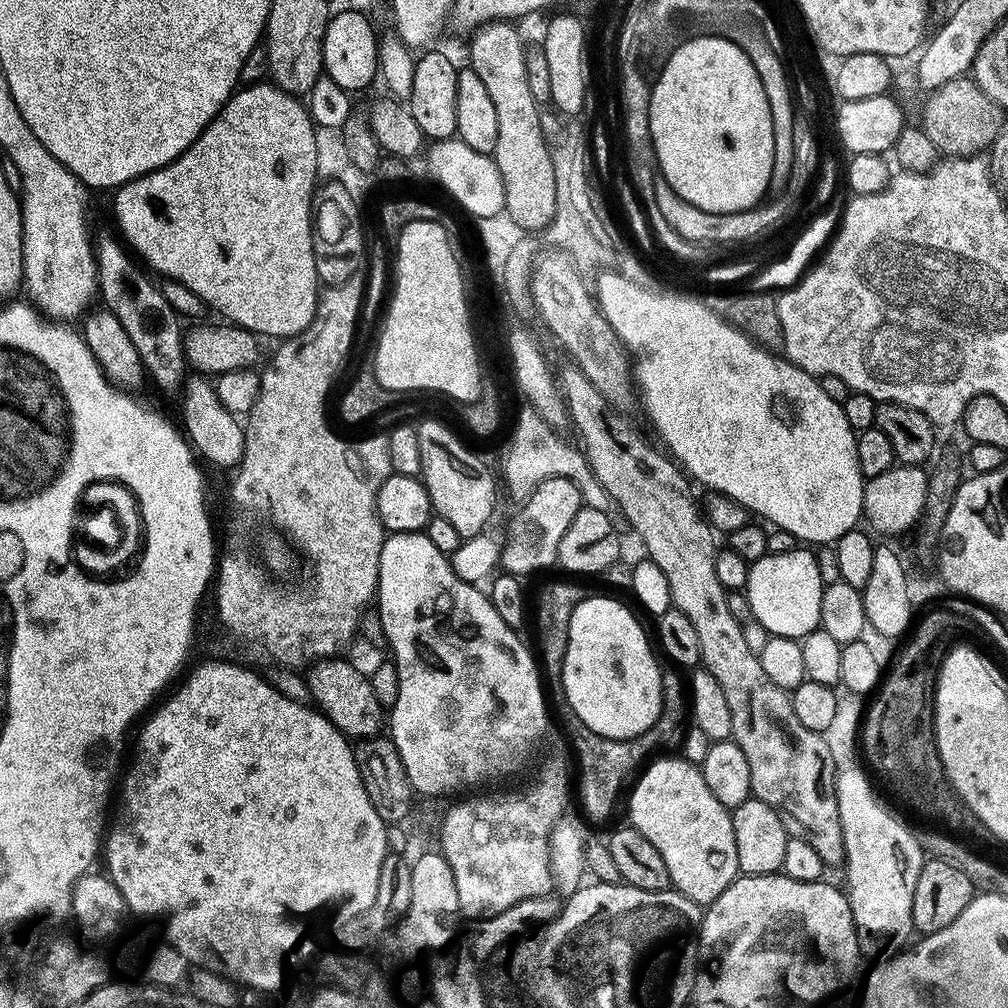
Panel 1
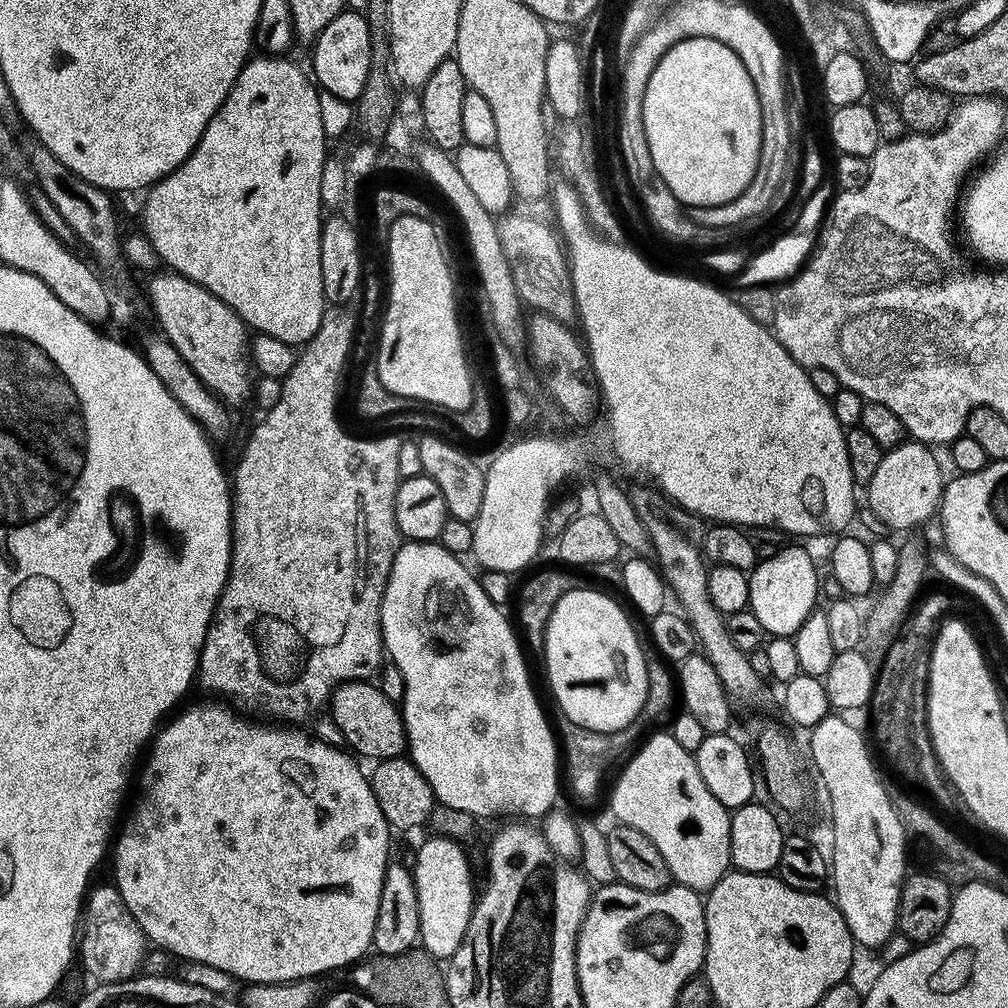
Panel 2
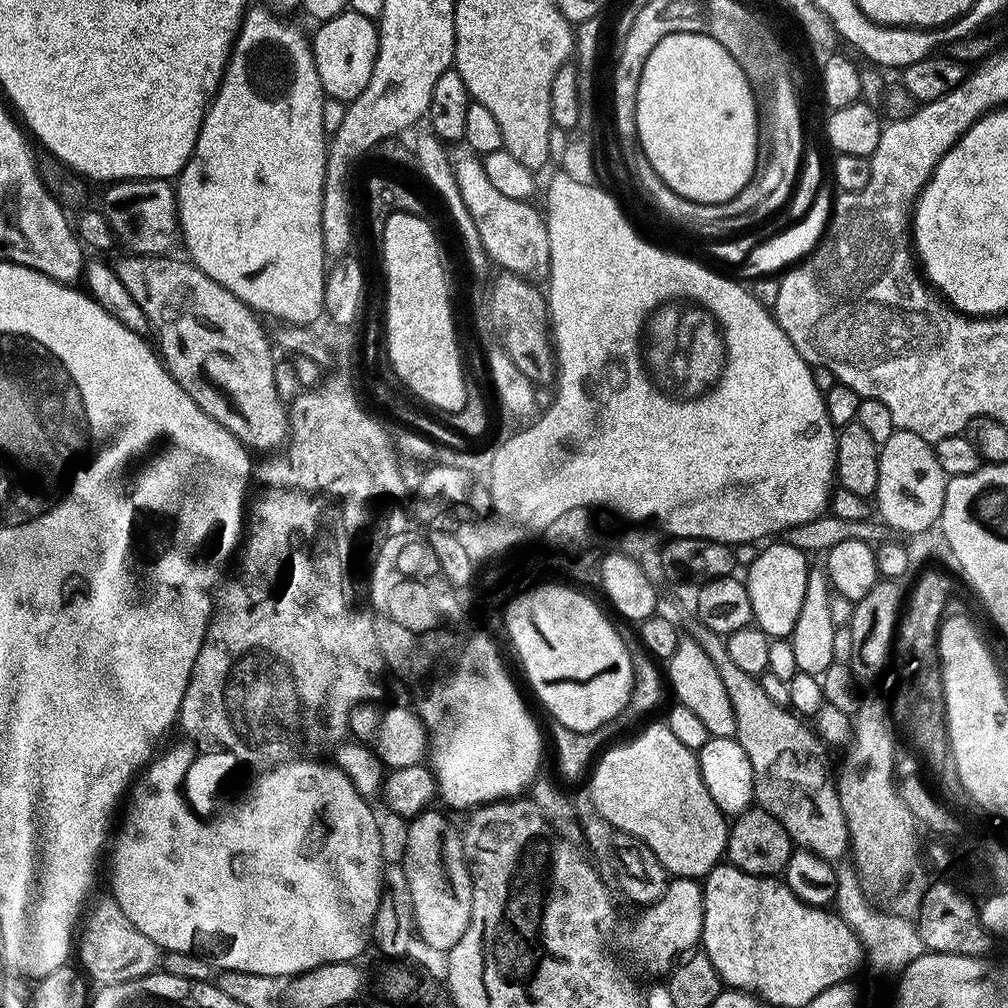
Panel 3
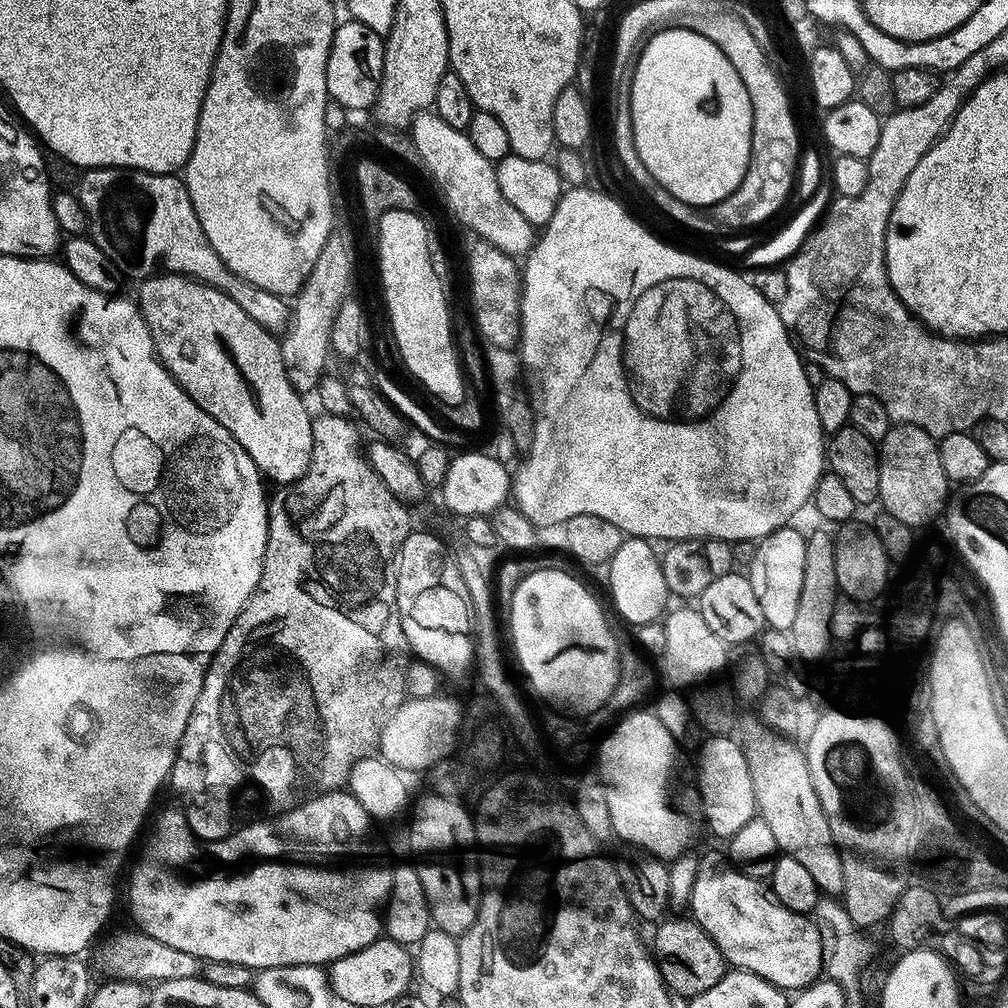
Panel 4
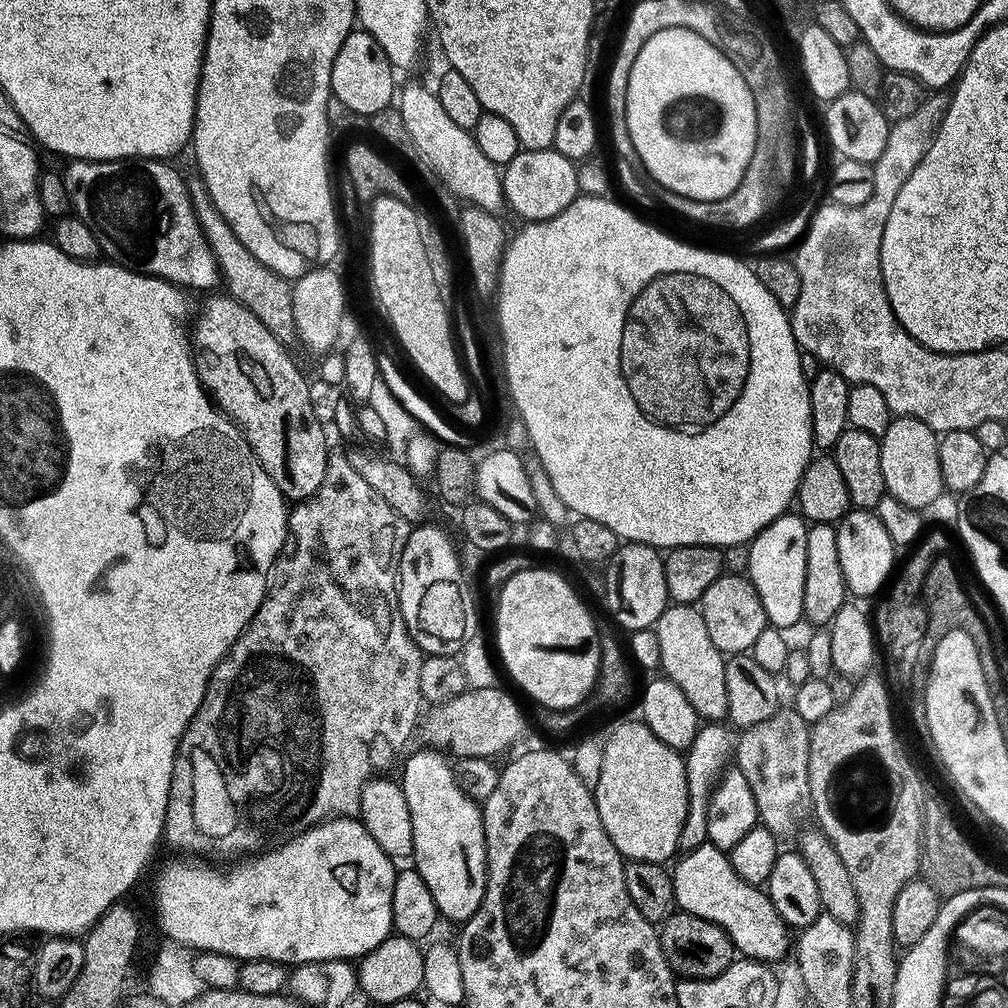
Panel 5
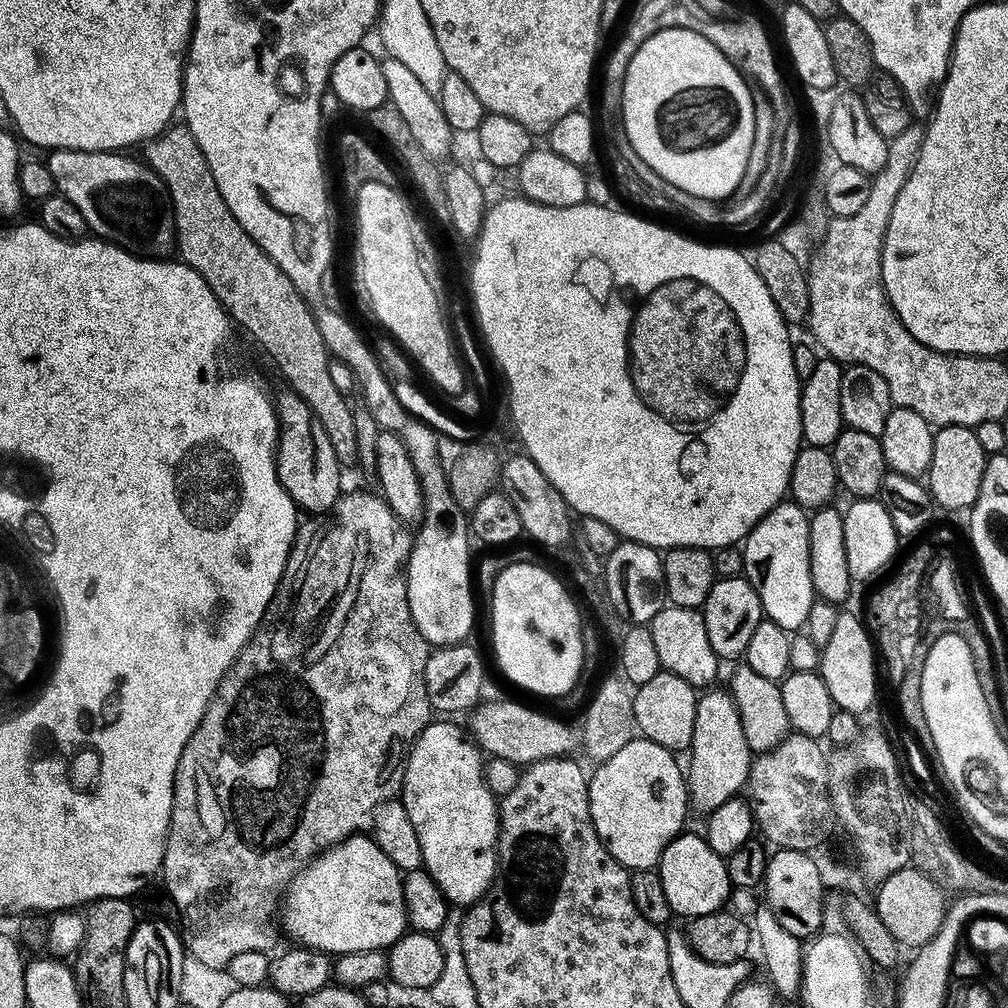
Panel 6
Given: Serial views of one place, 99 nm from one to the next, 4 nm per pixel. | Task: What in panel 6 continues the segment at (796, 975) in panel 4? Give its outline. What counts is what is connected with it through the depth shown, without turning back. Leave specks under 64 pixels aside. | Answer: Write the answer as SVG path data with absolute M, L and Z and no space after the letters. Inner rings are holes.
M681 831L680 835L667 844L662 850L662 858L658 865L658 873L662 888L666 894L673 913L677 917L691 918L721 911L728 900L728 895L734 892L728 877L728 865L725 857L718 855L708 845L705 837L698 834Z

